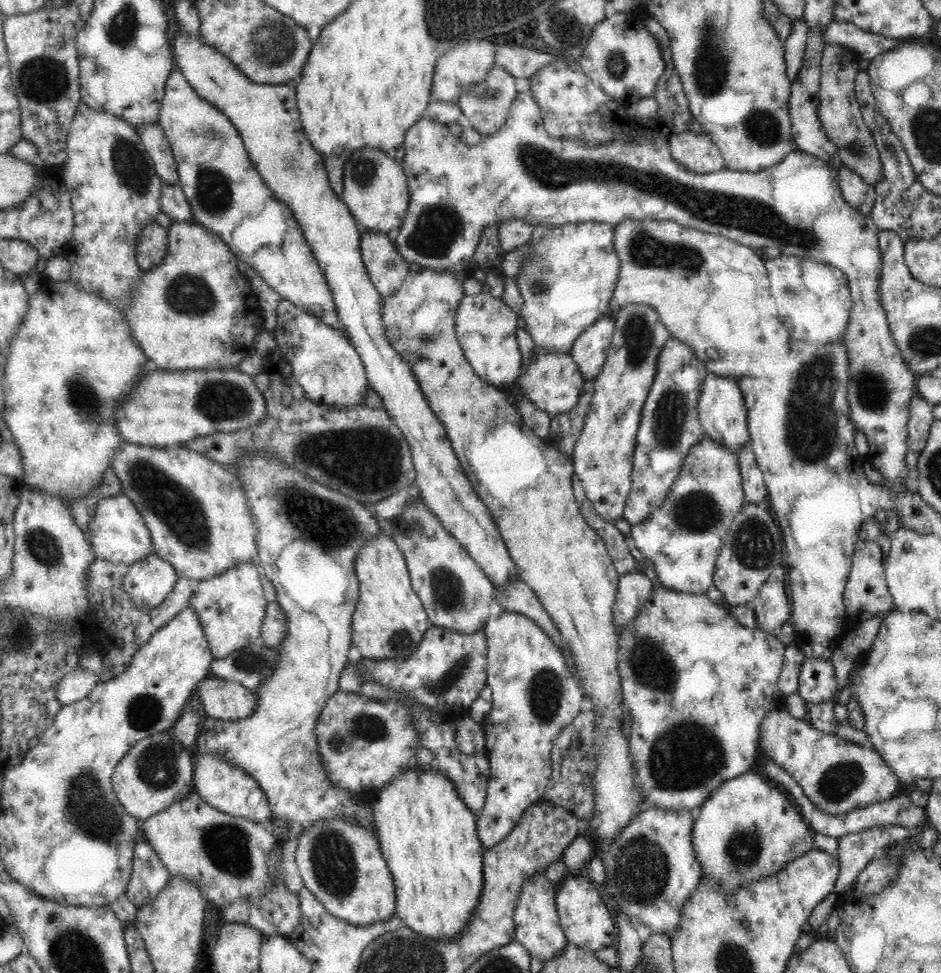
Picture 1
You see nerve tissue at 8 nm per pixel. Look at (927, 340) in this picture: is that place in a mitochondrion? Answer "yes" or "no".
yes

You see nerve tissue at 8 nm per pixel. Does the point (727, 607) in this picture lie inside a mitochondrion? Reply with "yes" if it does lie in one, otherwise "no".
no

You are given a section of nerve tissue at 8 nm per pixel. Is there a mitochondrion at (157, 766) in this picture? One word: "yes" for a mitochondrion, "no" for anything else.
yes

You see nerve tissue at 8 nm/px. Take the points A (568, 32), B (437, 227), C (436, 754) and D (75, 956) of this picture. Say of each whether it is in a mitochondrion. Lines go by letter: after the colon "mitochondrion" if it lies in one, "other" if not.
A: mitochondrion
B: mitochondrion
C: other
D: mitochondrion

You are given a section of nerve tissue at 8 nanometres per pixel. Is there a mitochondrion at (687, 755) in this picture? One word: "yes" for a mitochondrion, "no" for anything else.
yes

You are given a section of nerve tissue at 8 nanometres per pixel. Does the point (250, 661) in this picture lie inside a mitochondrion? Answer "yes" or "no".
yes

